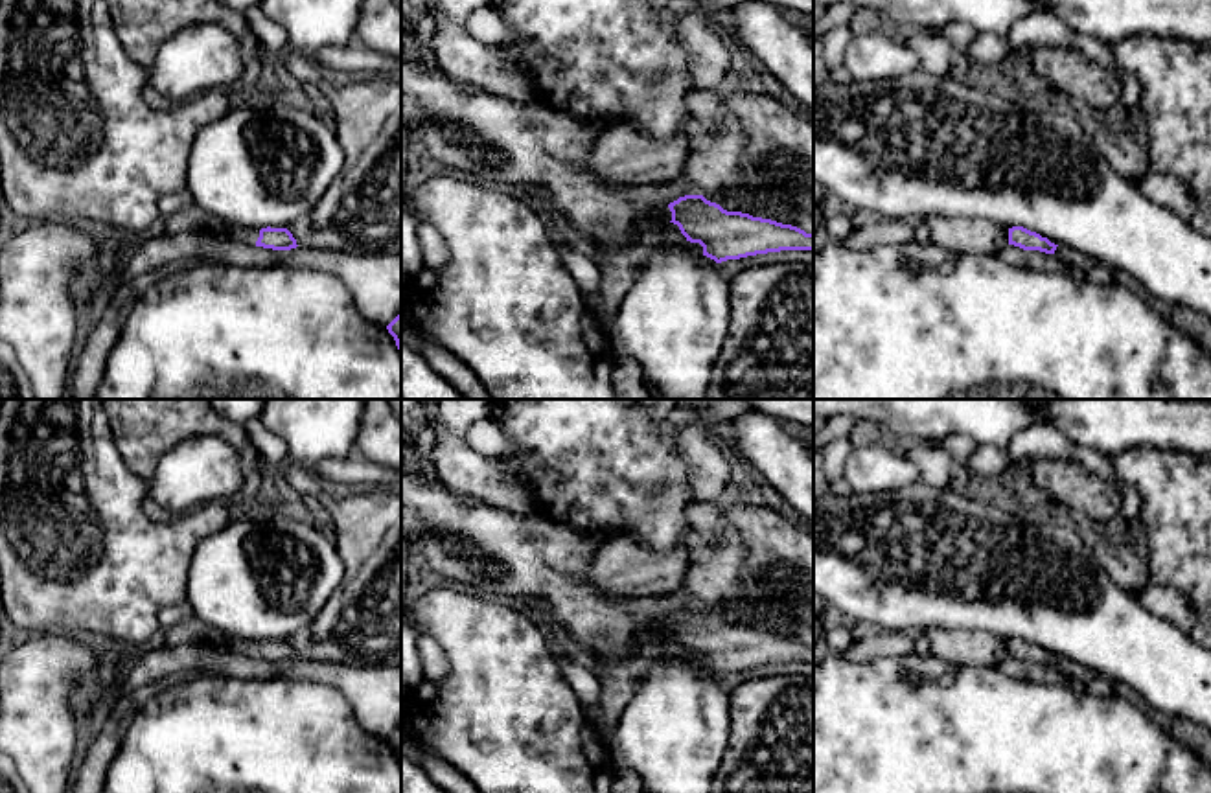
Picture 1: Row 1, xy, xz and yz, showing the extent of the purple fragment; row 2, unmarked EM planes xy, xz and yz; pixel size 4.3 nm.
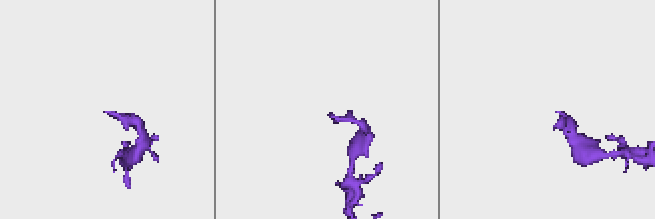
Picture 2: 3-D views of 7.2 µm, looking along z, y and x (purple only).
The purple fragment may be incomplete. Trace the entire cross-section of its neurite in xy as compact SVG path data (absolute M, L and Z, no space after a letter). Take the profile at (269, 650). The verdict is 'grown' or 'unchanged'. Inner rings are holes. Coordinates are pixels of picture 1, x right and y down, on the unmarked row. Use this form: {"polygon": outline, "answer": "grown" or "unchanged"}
{"polygon": "M195 615L164 631L164 646L177 648L182 644L226 646L230 651L272 662L291 662L298 659L287 640L267 638L258 642L236 638L210 624L201 622Z", "answer": "grown"}

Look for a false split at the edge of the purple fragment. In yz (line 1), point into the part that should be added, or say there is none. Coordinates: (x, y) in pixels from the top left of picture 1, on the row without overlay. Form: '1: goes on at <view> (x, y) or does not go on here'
1: does not go on here

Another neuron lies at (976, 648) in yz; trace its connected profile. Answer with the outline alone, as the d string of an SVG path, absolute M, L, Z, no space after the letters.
M929 629L929 649L933 655L977 668L996 668L1009 657L1009 640L986 631Z

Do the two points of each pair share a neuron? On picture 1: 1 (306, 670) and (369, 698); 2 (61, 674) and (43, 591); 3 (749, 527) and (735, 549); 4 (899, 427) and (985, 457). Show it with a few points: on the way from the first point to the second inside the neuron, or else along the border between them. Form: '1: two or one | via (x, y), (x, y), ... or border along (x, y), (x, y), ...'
1: one | via (321, 672), (343, 676), (354, 683)
2: two | border along (69, 632), (30, 633), (26, 637)
3: two | border along (720, 508), (744, 547), (737, 580)
4: two | border along (978, 444), (1005, 449)

